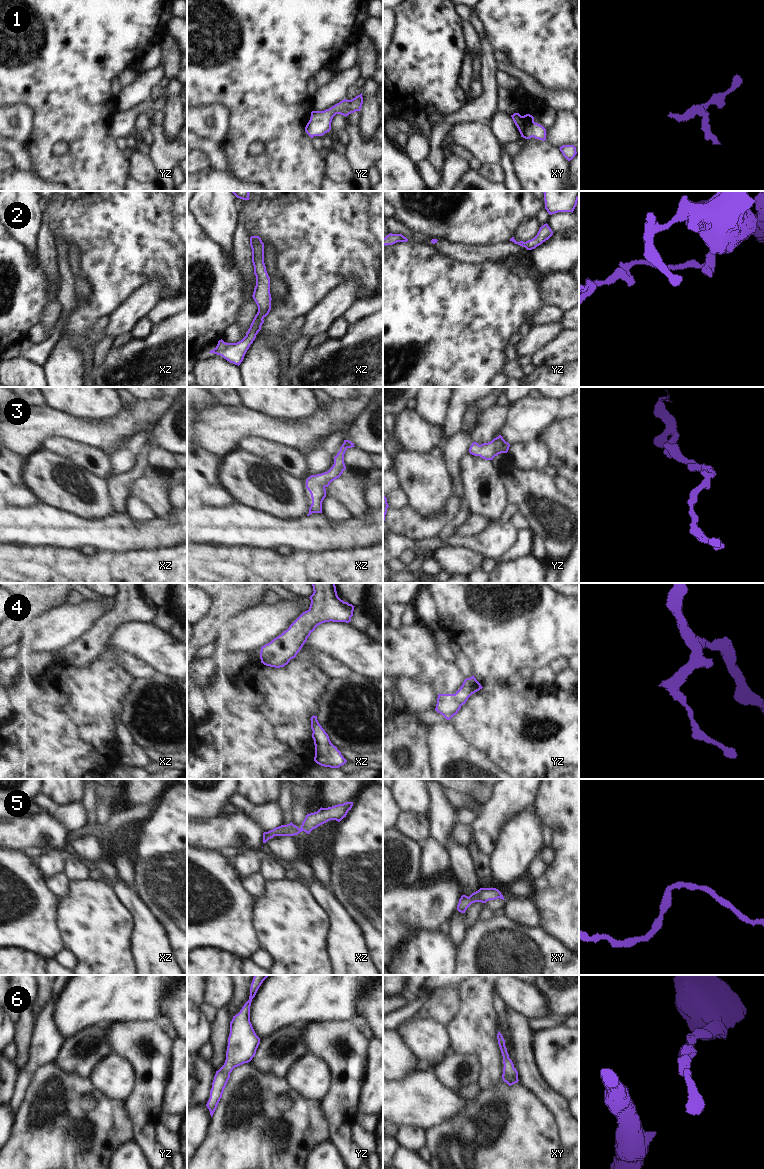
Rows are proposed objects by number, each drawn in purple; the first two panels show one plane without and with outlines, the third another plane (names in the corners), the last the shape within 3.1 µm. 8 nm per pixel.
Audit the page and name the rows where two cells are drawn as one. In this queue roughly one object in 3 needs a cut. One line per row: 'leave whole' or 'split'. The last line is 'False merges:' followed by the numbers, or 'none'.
1: leave whole
2: leave whole
3: leave whole
4: leave whole
5: leave whole
6: leave whole
False merges: none

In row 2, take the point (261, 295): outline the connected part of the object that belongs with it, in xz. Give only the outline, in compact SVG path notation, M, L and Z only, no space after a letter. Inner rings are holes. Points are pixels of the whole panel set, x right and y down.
M259 236L250 237L250 246L252 249L252 263L254 274L256 276L256 286L253 292L253 299L258 306L258 312L255 315L246 336L237 343L226 343L222 339L218 341L217 346L209 353L222 356L224 359L235 365L240 365L250 345L256 338L264 323L264 318L271 310L270 278L266 271L264 263L264 243Z

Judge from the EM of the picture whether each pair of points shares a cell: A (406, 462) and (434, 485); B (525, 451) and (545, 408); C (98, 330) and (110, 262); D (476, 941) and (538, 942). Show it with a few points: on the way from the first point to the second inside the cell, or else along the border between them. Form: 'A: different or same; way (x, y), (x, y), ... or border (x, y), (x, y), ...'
A: same; way (413, 469), (427, 479)
B: different; border (540, 437), (525, 439), (510, 445)
C: different; border (107, 314), (101, 315), (85, 335)
D: same; way (491, 942), (523, 942)

